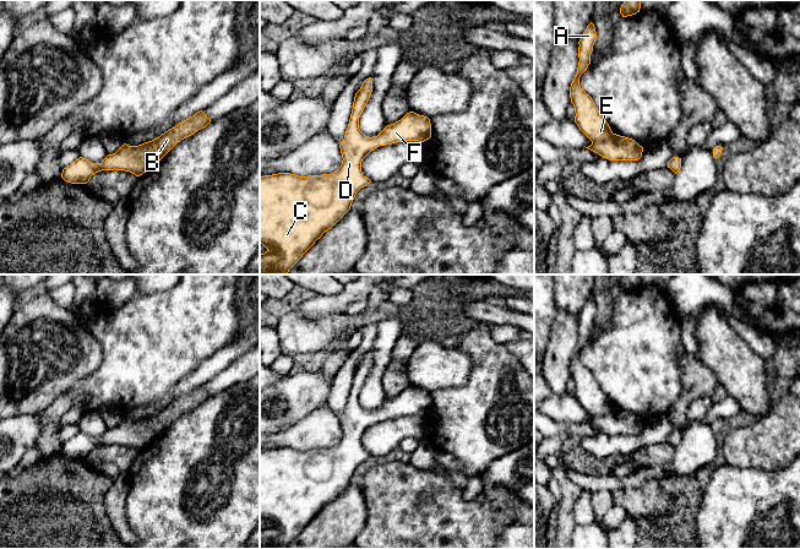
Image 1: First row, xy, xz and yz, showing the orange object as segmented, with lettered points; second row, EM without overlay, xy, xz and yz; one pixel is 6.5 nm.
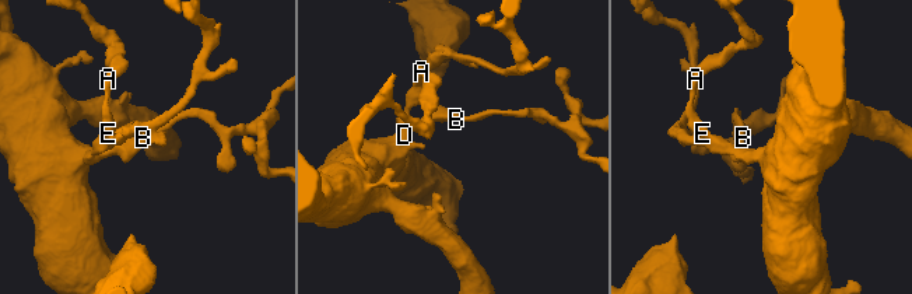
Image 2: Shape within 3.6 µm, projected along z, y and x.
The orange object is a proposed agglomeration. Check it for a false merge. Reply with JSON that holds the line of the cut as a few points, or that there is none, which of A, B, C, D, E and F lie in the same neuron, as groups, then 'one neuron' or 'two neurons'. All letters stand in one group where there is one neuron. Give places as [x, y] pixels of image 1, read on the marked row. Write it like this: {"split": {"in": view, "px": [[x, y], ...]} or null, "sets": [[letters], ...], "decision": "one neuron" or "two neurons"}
{"split": null, "sets": [["A", "B", "C", "D", "E", "F"]], "decision": "one neuron"}

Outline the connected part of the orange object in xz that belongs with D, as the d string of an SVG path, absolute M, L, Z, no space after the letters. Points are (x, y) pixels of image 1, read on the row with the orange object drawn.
M369 77L355 93L349 124L339 143L343 161L336 172L308 176L290 173L260 176L260 244L267 249L260 255L260 274L288 274L315 241L350 210L357 192L371 183L361 172L361 162L371 151L403 141L424 142L431 137L430 119L414 112L387 125L377 136L365 136L359 129L359 118L371 92L372 78Z

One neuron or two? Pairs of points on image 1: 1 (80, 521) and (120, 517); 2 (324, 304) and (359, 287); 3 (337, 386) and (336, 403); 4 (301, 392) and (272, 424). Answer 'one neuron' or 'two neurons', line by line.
1: two neurons
2: one neuron
3: one neuron
4: one neuron

